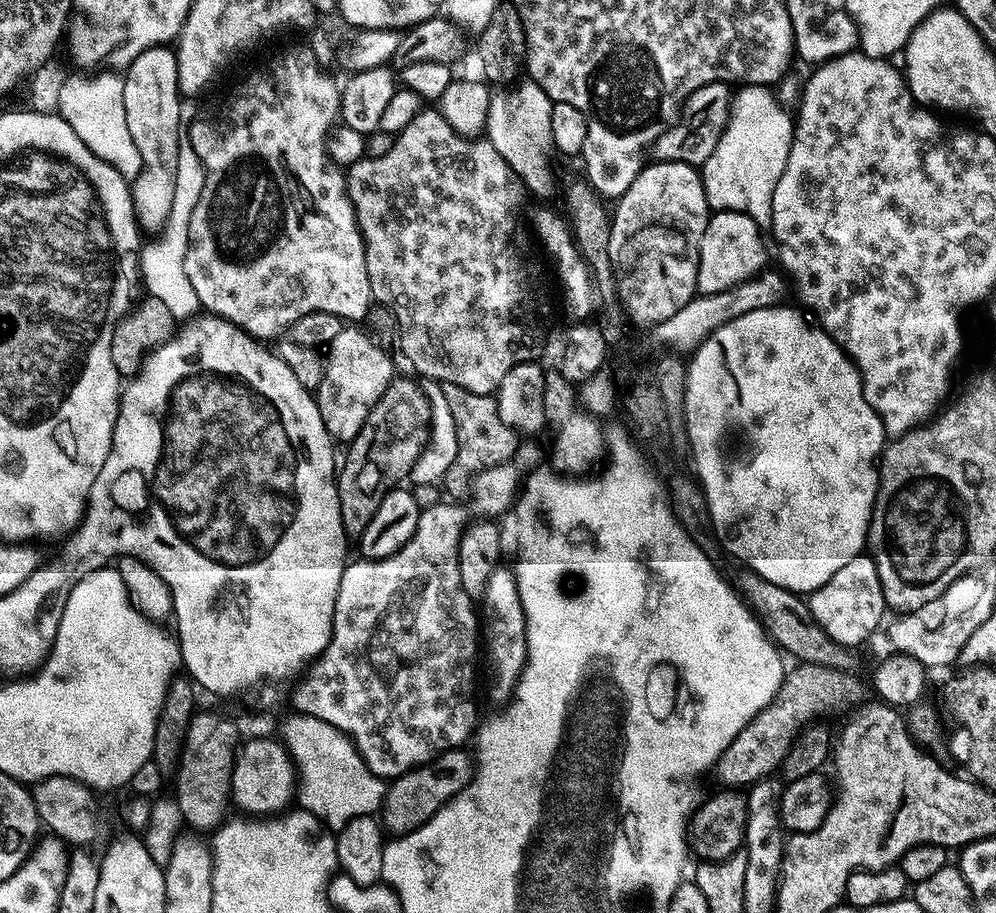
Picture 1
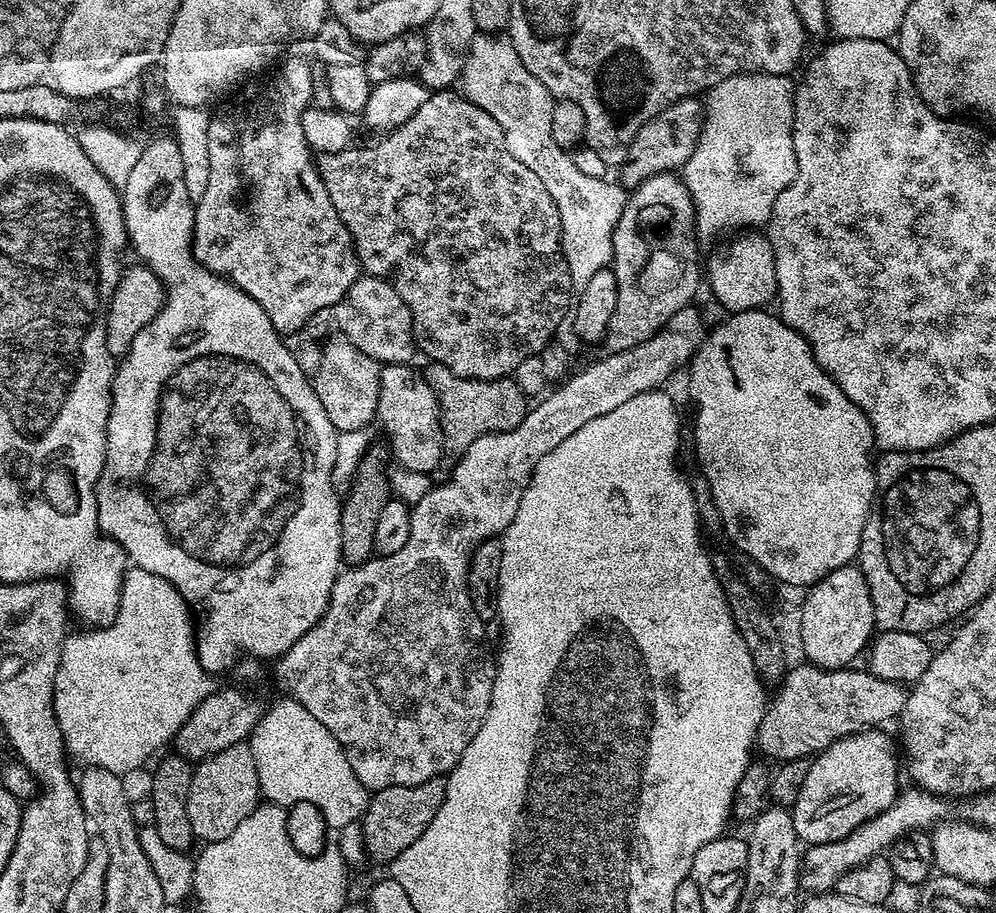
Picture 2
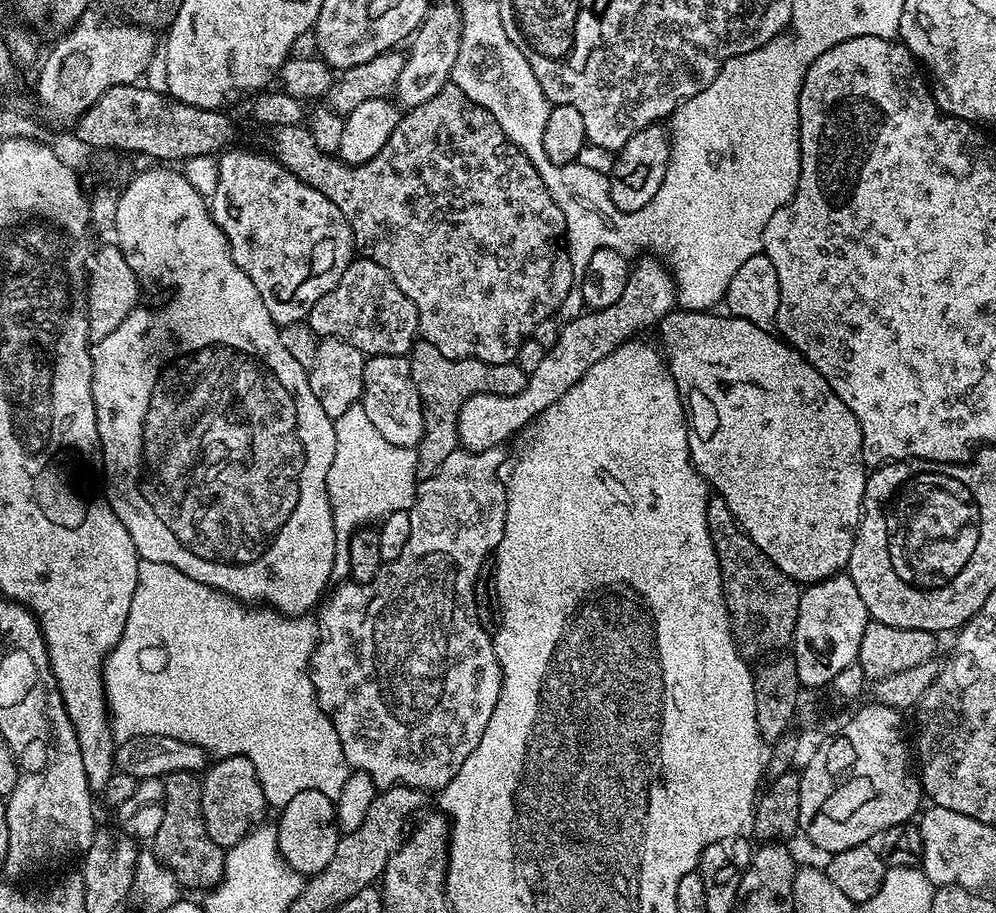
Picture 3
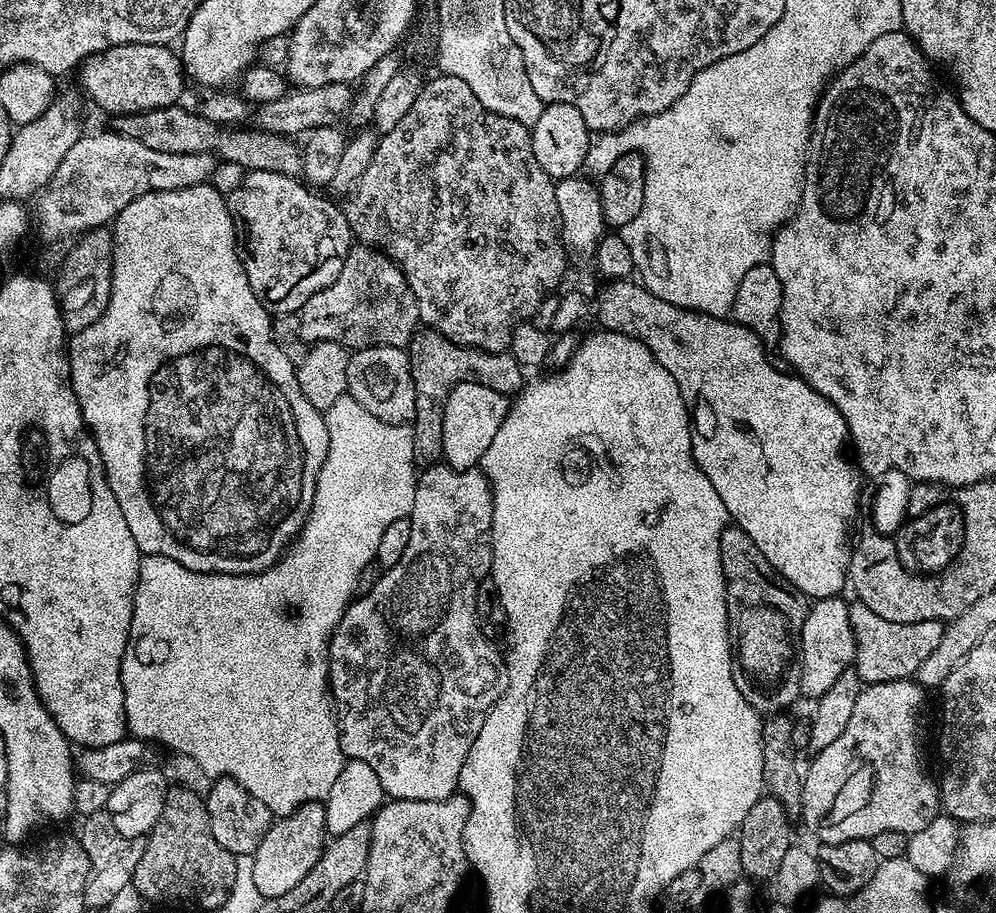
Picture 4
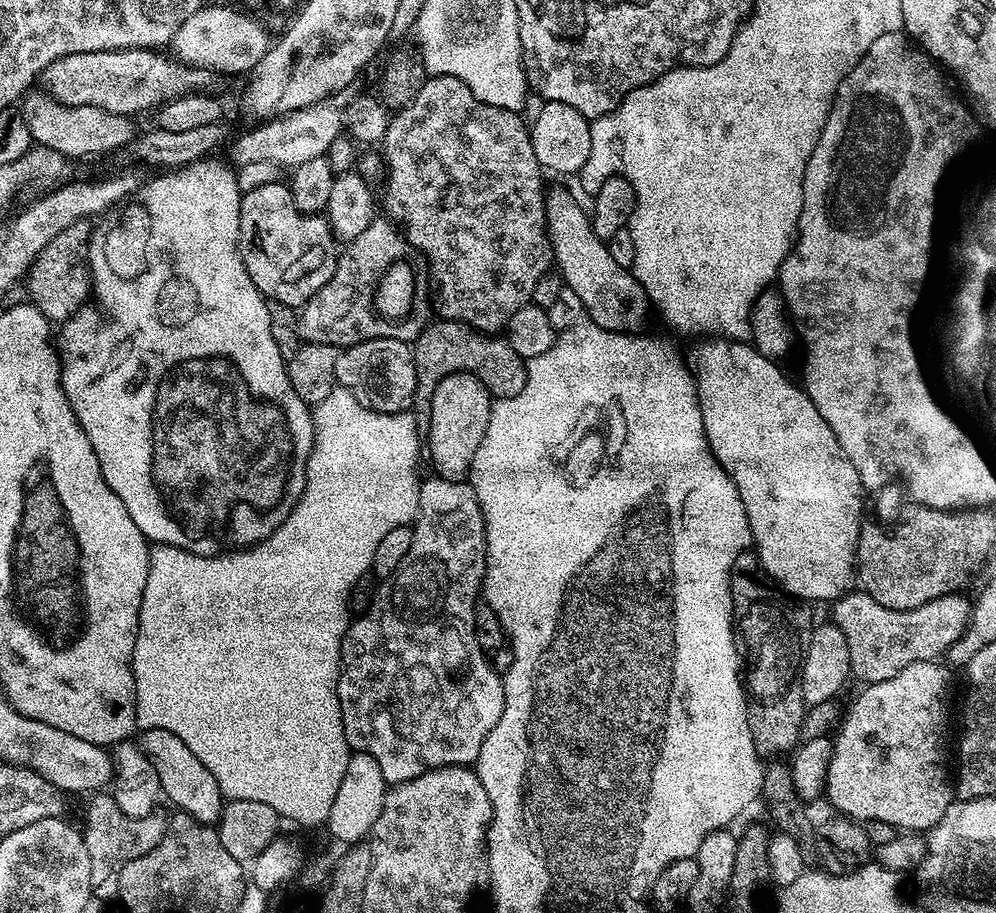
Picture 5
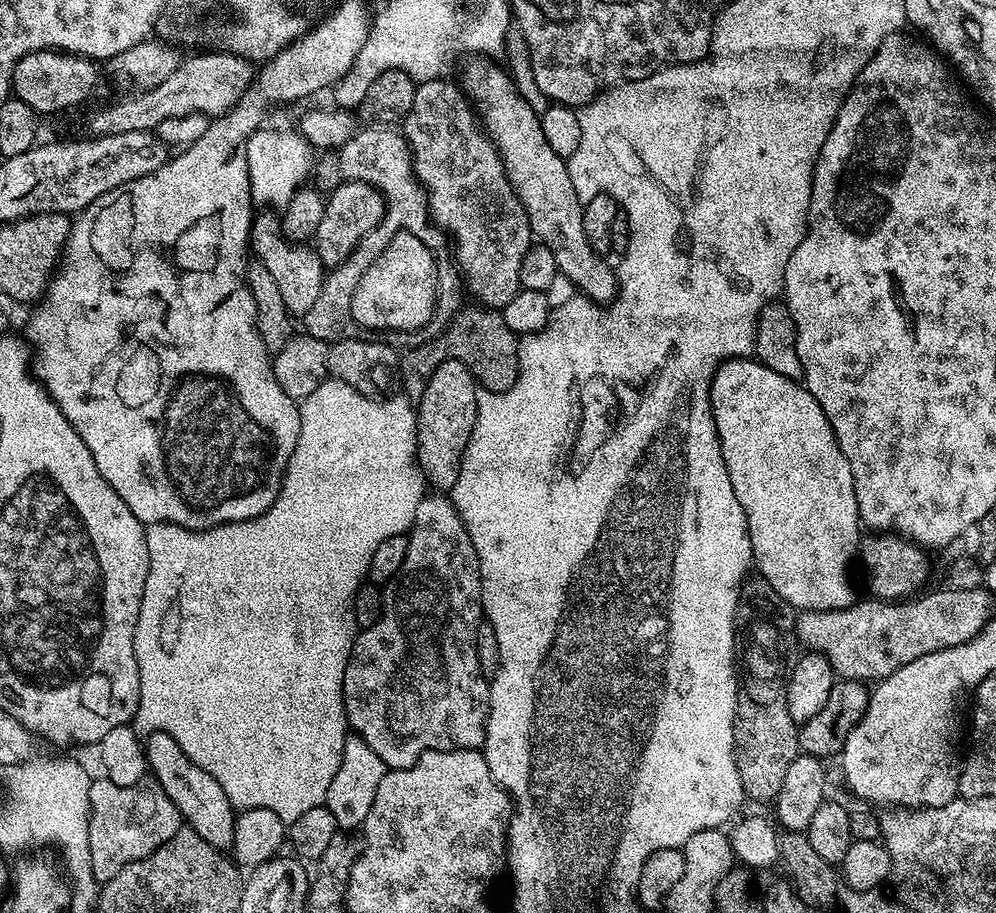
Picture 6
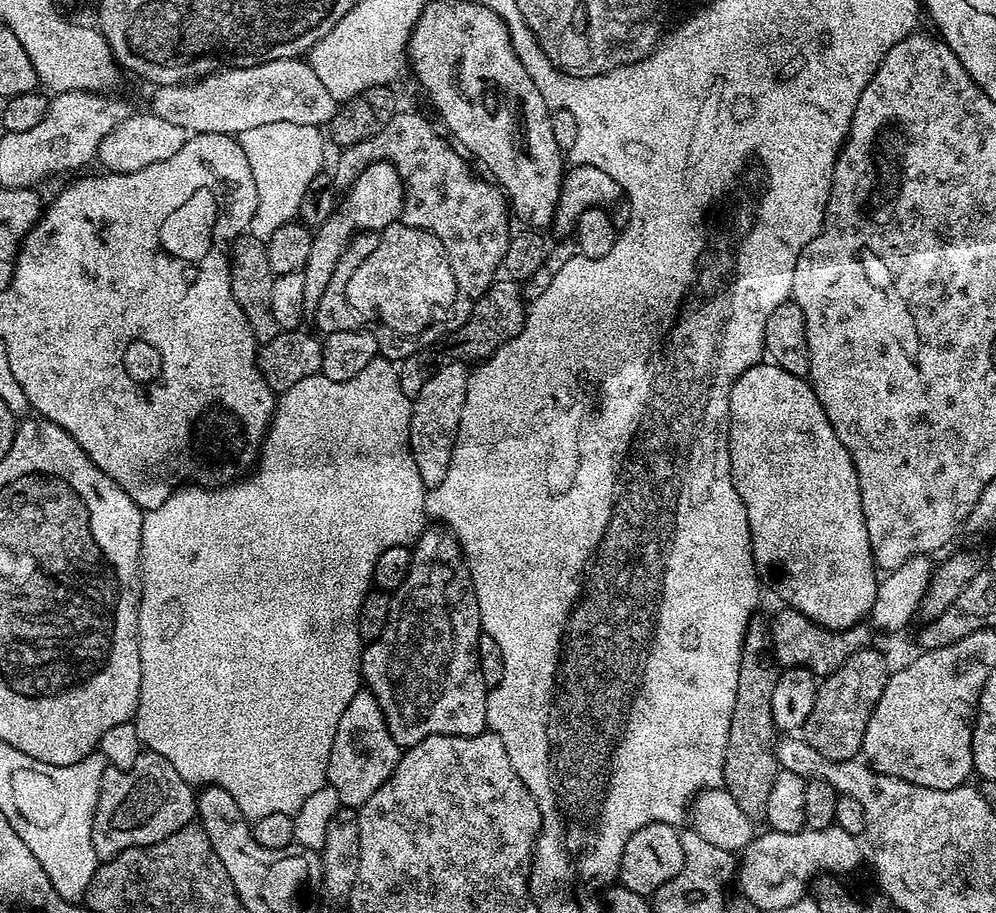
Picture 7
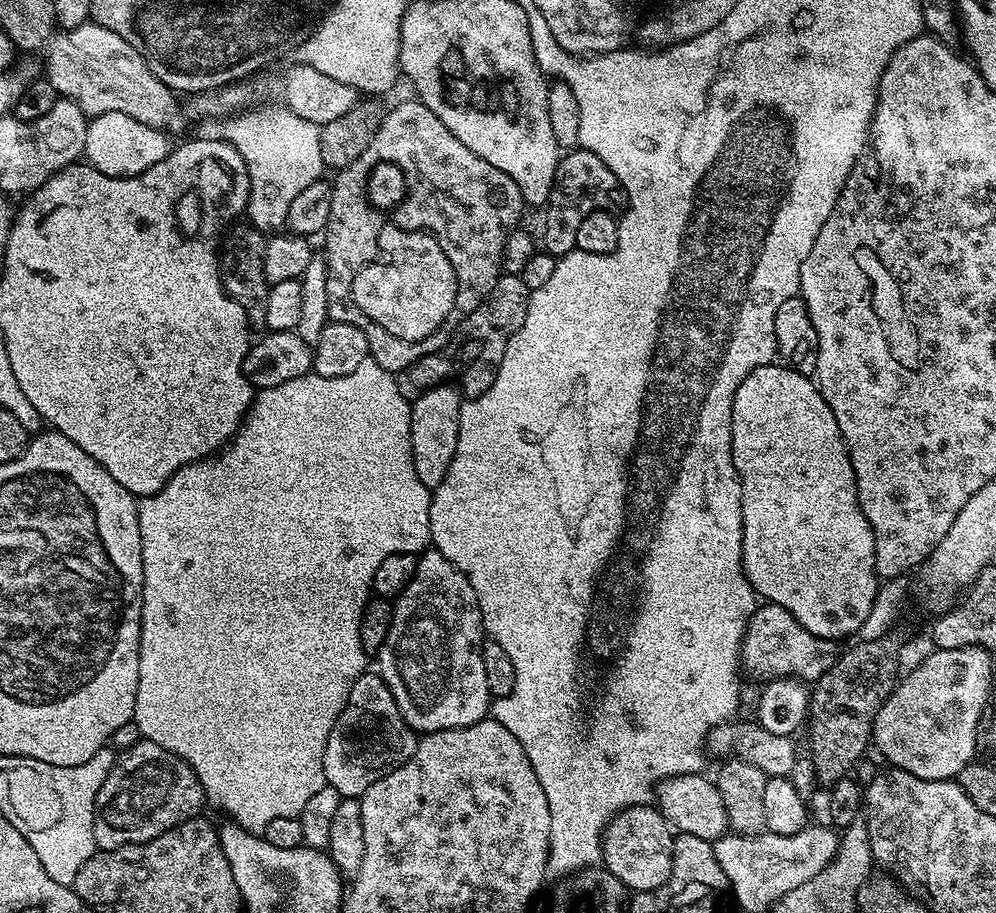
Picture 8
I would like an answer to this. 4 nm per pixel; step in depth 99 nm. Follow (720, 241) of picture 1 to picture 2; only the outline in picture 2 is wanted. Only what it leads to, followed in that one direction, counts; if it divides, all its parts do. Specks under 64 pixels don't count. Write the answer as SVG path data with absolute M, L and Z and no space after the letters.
M740 234L728 248L725 256L716 256L712 265L707 265L706 280L712 283L712 296L725 308L725 313L754 312L773 303L776 291L776 267L774 250L767 235Z

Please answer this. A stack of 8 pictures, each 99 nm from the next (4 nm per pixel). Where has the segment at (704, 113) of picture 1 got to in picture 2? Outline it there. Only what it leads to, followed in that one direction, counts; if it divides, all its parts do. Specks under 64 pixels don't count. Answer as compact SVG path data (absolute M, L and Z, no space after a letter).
M699 99L679 100L666 106L666 110L662 110L662 114L650 118L650 122L646 122L642 126L642 130L638 130L638 134L634 134L634 142L630 142L628 147L628 157L618 168L620 187L631 190L658 174L675 173L677 170L683 169L690 154L694 154L694 146L703 129L704 104Z

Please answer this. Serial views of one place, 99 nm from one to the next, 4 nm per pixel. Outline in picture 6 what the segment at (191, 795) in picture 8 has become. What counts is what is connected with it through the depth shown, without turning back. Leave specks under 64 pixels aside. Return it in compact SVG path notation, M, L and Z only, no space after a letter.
M105 778L93 779L90 786L90 866L94 866L94 878L105 882L114 877L122 866L136 859L146 858L152 851L158 850L182 826L182 817L178 806L170 800L156 782L141 782L130 786L118 786Z

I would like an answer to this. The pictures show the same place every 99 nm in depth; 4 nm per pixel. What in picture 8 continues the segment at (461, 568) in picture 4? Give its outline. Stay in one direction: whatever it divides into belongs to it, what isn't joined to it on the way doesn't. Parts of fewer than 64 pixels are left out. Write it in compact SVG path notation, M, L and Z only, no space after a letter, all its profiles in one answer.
M435 550L425 551L416 561L416 569L410 578L410 582L404 587L404 591L395 597L392 606L390 630L386 634L384 645L380 647L378 653L378 659L380 659L378 674L386 682L390 694L402 714L402 718L413 732L417 734L427 734L430 732L441 732L447 728L465 728L471 724L476 724L479 720L483 720L489 715L490 697L488 695L488 687L486 686L486 666L482 666L482 650L484 649L485 639L486 633L484 623L482 622L480 607L478 606L478 594L474 594L474 586L470 586L466 574L462 574L462 570L454 567L441 552Z

